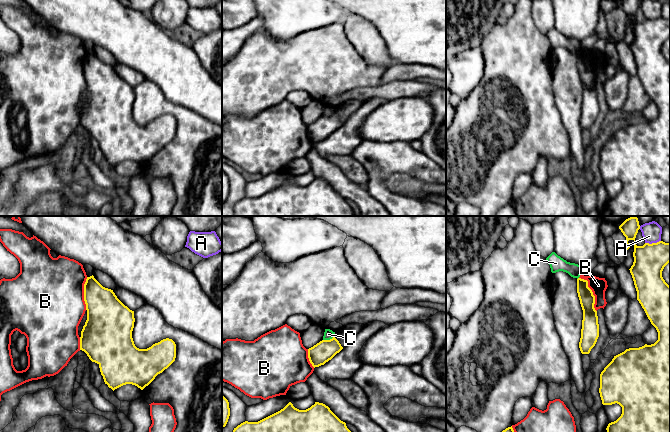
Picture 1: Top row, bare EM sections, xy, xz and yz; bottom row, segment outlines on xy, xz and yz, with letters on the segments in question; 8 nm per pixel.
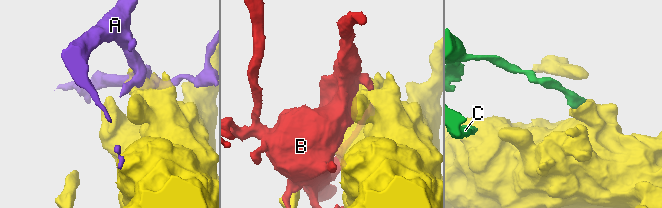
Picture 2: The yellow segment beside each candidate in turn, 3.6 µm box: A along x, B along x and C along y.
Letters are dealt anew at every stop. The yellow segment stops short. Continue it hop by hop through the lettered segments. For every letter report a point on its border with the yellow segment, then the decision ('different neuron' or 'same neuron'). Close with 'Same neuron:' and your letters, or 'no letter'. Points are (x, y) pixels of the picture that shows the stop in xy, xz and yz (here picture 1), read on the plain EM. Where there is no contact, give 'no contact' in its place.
A: yz (652, 19) | different neuron
B: yz (592, 68) | different neuron
C: xz (328, 116) | different neuron
Same neuron: no letter

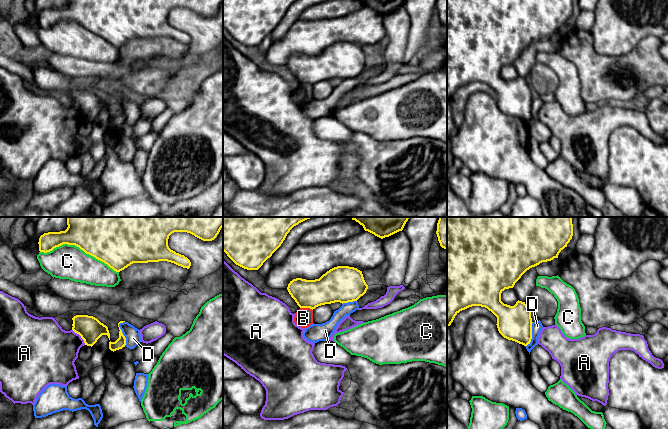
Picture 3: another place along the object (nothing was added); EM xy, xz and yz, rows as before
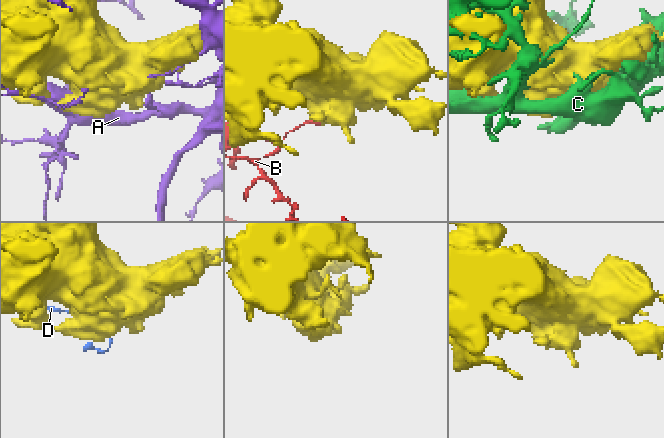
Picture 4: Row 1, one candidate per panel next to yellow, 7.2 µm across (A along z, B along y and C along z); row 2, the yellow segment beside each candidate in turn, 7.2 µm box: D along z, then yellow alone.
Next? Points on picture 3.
A: xy (80, 111) | different neuron
B: xz (306, 83) | different neuron
C: xy (79, 23) | different neuron
D: xy (122, 109) | different neuron
Same neuron: no letter

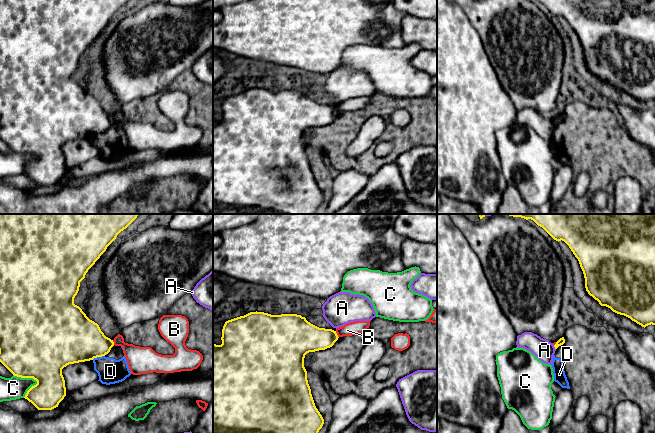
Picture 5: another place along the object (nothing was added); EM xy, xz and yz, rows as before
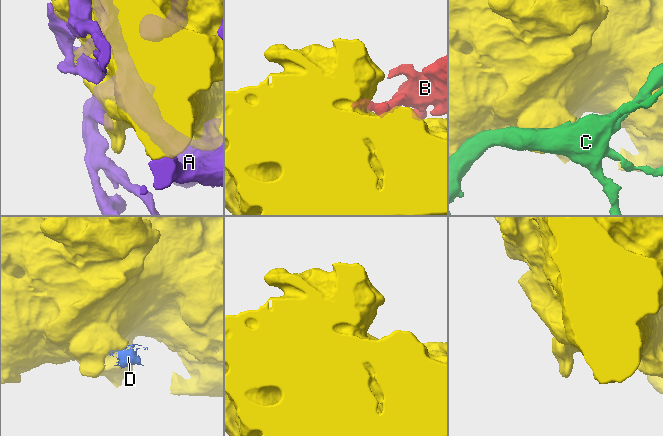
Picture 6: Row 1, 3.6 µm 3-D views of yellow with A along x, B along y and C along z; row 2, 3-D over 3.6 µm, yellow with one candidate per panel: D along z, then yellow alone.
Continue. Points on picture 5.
A: yz (554, 122) | different neuron
B: xz (336, 110) | different neuron
C: xy (26, 153) | different neuron
D: xy (99, 132) | different neuron
Same neuron: no letter

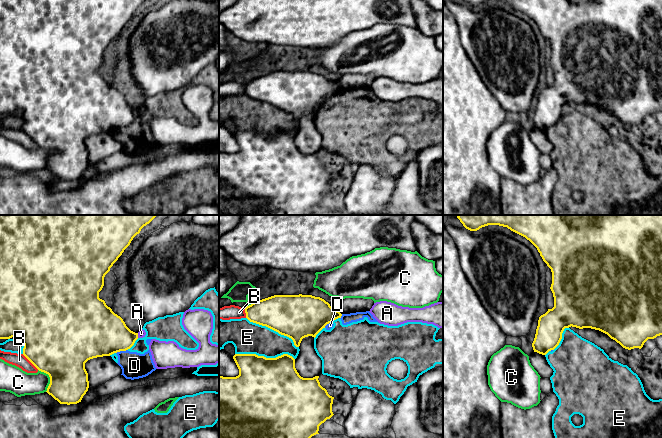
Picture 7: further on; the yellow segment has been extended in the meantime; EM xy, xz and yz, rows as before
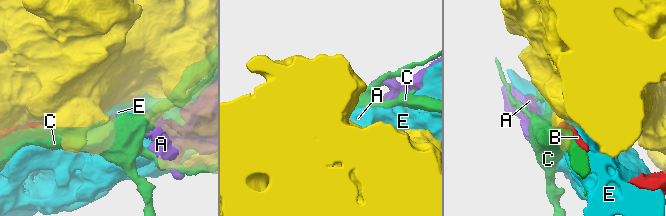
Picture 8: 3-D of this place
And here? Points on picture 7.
A: xy (137, 111) | different neuron
B: xy (30, 137) | different neuron
C: xy (50, 154) | different neuron
D: xy (121, 126) | different neuron
E: xz (265, 133) | different neuron
Same neuron: no letter

